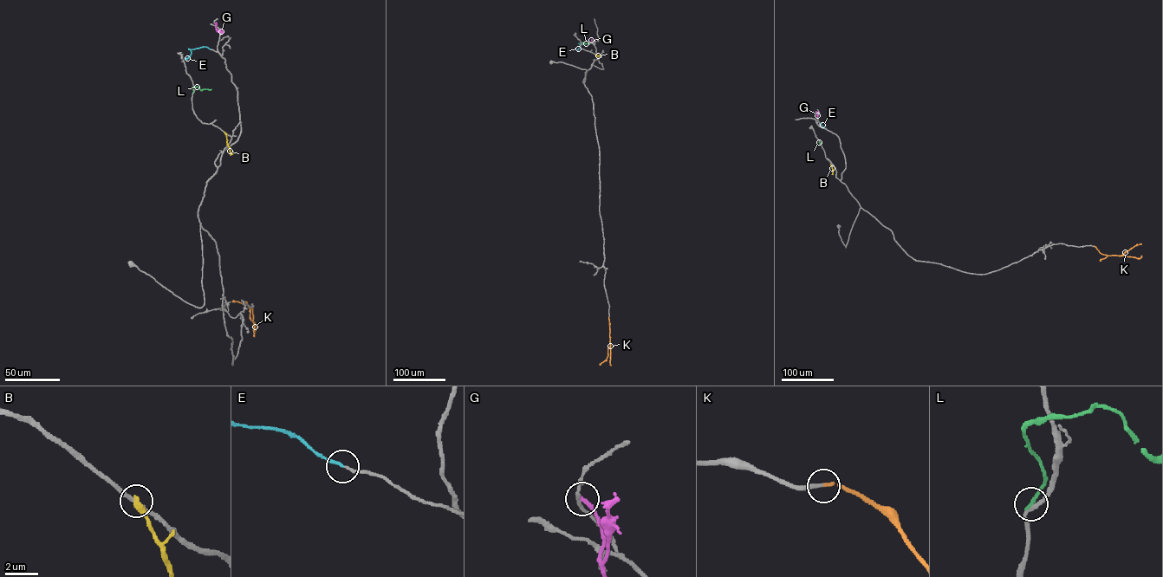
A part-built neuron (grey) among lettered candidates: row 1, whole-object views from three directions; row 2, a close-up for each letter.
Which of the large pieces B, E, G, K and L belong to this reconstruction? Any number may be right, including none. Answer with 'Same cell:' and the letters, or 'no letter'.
Same cell: E, K

